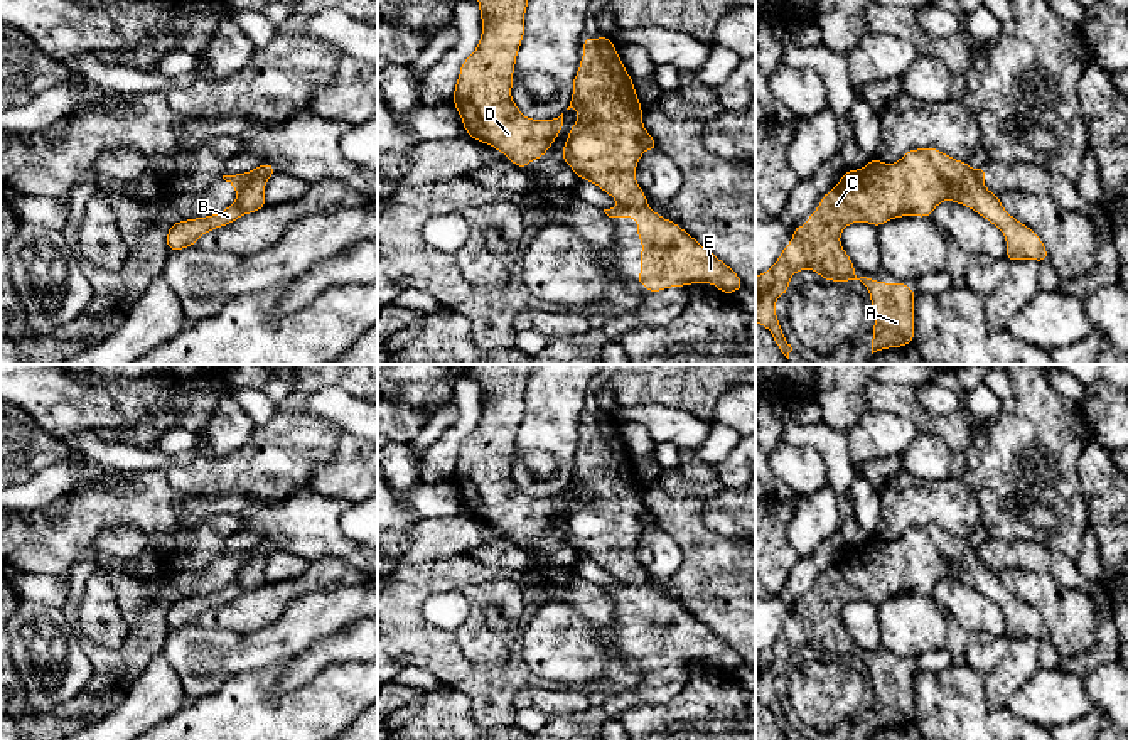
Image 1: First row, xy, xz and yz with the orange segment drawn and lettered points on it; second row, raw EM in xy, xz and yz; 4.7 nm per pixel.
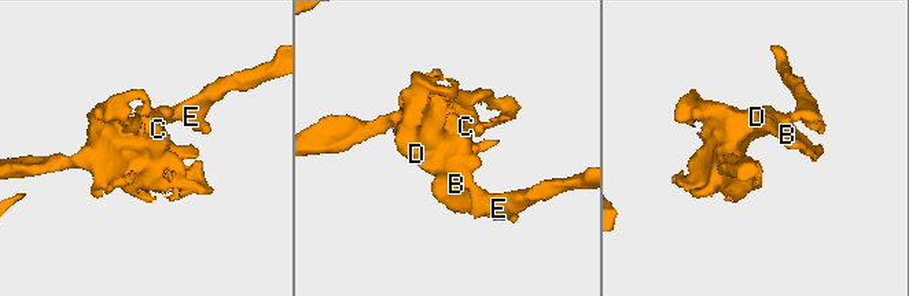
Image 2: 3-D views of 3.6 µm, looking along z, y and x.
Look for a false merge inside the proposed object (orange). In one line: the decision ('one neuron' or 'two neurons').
two neurons

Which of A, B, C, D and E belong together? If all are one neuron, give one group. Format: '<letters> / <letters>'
A B C D / E

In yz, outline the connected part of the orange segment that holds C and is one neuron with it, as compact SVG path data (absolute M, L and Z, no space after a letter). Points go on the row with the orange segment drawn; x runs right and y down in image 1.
M932 147L907 150L895 164L872 157L863 169L846 169L808 216L808 224L792 228L794 238L772 268L755 277L755 322L771 331L776 346L789 359L792 347L781 329L774 302L789 292L796 272L809 268L830 282L860 280L867 287L875 314L872 354L914 344L917 293L909 283L858 278L840 245L840 234L860 221L880 228L900 216L931 218L943 201L959 202L995 224L1007 239L1008 261L1049 260L1040 236L1005 211L1000 196L978 180L968 162Z

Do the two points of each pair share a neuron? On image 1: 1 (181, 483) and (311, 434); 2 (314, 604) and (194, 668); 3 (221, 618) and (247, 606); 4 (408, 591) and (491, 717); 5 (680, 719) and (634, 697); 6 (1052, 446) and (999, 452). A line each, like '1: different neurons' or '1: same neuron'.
1: same neuron
2: same neuron
3: same neuron
4: same neuron
5: different neurons
6: same neuron

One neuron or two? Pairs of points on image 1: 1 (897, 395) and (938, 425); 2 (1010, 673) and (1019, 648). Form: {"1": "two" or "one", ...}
{"1": "one", "2": "one"}

